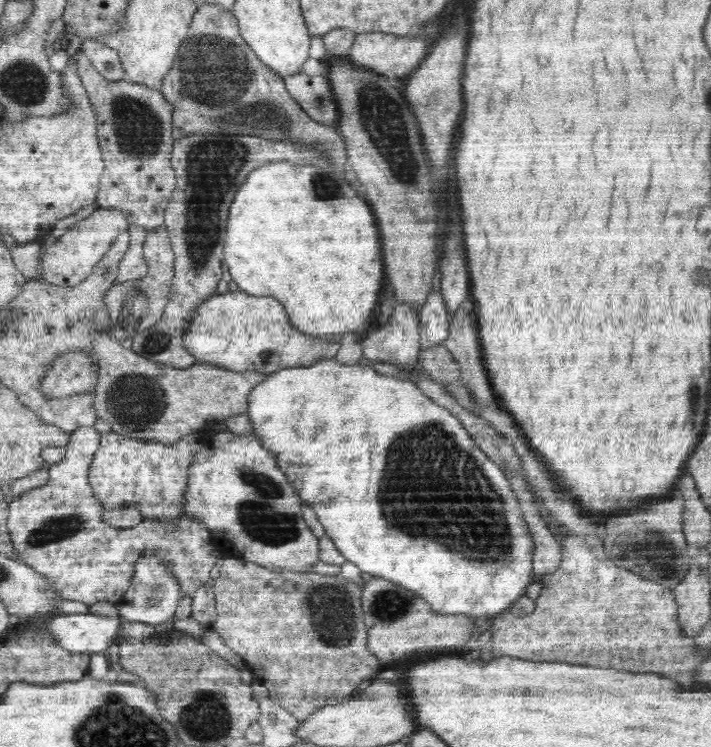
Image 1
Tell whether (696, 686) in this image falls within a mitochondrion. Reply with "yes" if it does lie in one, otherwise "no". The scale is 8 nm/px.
no

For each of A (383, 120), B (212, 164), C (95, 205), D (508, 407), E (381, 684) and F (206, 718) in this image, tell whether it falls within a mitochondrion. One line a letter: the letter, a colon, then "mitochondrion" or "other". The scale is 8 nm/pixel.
A: mitochondrion
B: mitochondrion
C: other
D: other
E: other
F: mitochondrion

